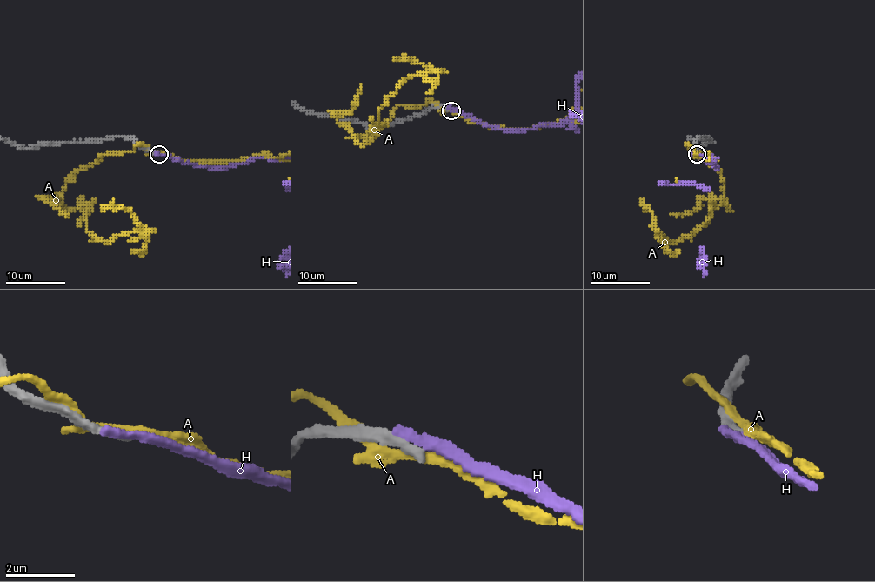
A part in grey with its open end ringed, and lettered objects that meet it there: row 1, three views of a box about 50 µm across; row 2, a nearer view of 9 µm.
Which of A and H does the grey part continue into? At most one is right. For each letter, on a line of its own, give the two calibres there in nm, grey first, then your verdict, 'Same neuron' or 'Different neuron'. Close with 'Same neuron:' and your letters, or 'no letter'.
A: Thickness 280 nm (grey) against 280 nm. Different neuron
H: Thickness 340 nm (grey) against 280 nm. Different neuron
Same neuron: no letter

